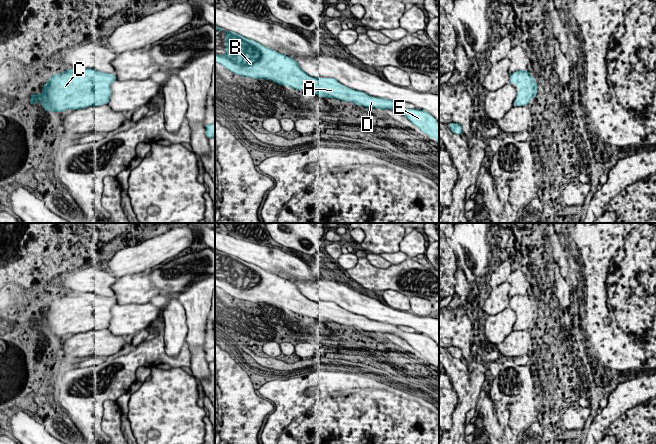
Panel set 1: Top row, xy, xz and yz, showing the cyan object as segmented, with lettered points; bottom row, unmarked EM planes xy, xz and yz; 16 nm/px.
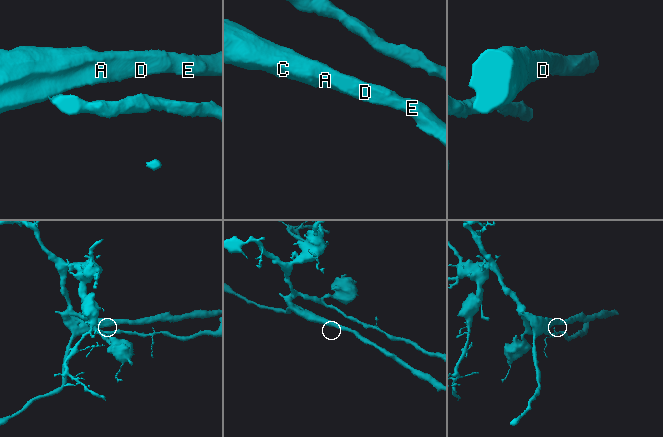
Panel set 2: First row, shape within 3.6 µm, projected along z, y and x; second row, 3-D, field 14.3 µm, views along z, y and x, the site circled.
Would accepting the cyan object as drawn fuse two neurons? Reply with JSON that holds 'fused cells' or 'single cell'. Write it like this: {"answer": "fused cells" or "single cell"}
{"answer": "single cell"}

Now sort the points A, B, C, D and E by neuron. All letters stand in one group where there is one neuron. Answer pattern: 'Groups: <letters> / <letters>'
Groups: A B C D E

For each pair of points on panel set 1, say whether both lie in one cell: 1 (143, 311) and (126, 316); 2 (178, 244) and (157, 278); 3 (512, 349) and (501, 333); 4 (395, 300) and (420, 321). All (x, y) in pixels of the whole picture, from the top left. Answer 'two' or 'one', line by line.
1: one
2: two
3: two
4: two

